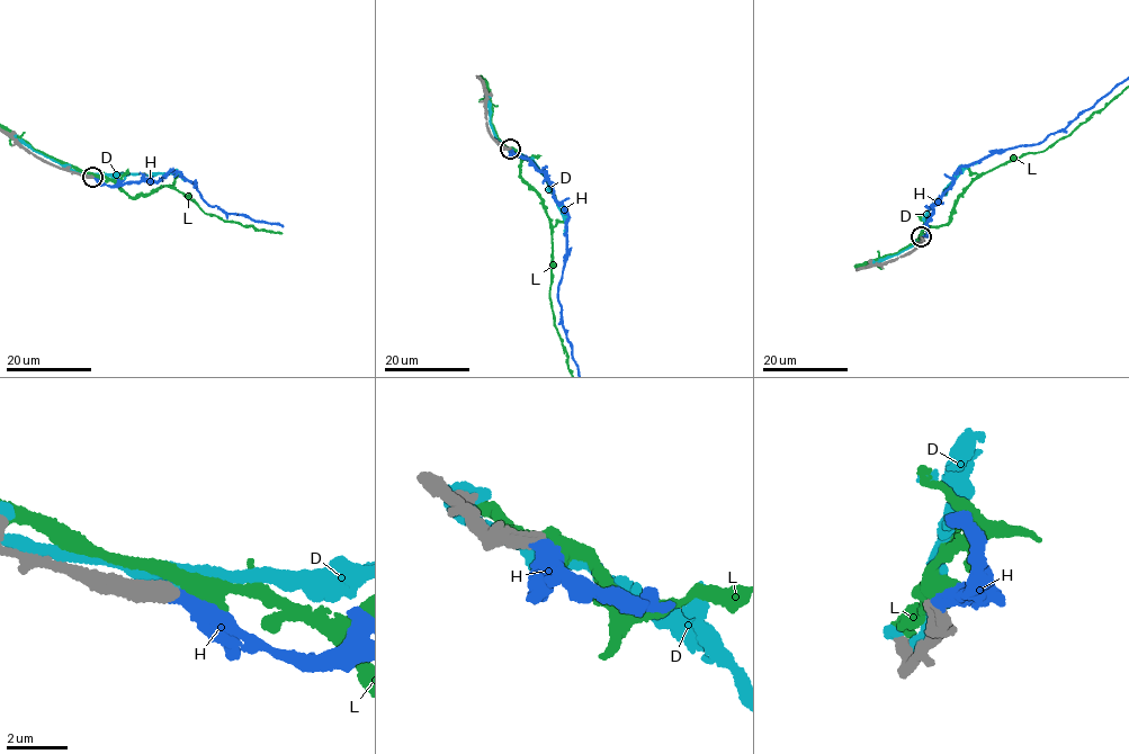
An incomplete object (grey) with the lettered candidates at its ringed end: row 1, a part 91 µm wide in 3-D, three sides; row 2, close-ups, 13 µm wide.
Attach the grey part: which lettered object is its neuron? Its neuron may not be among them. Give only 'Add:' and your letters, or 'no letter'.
Add: H

